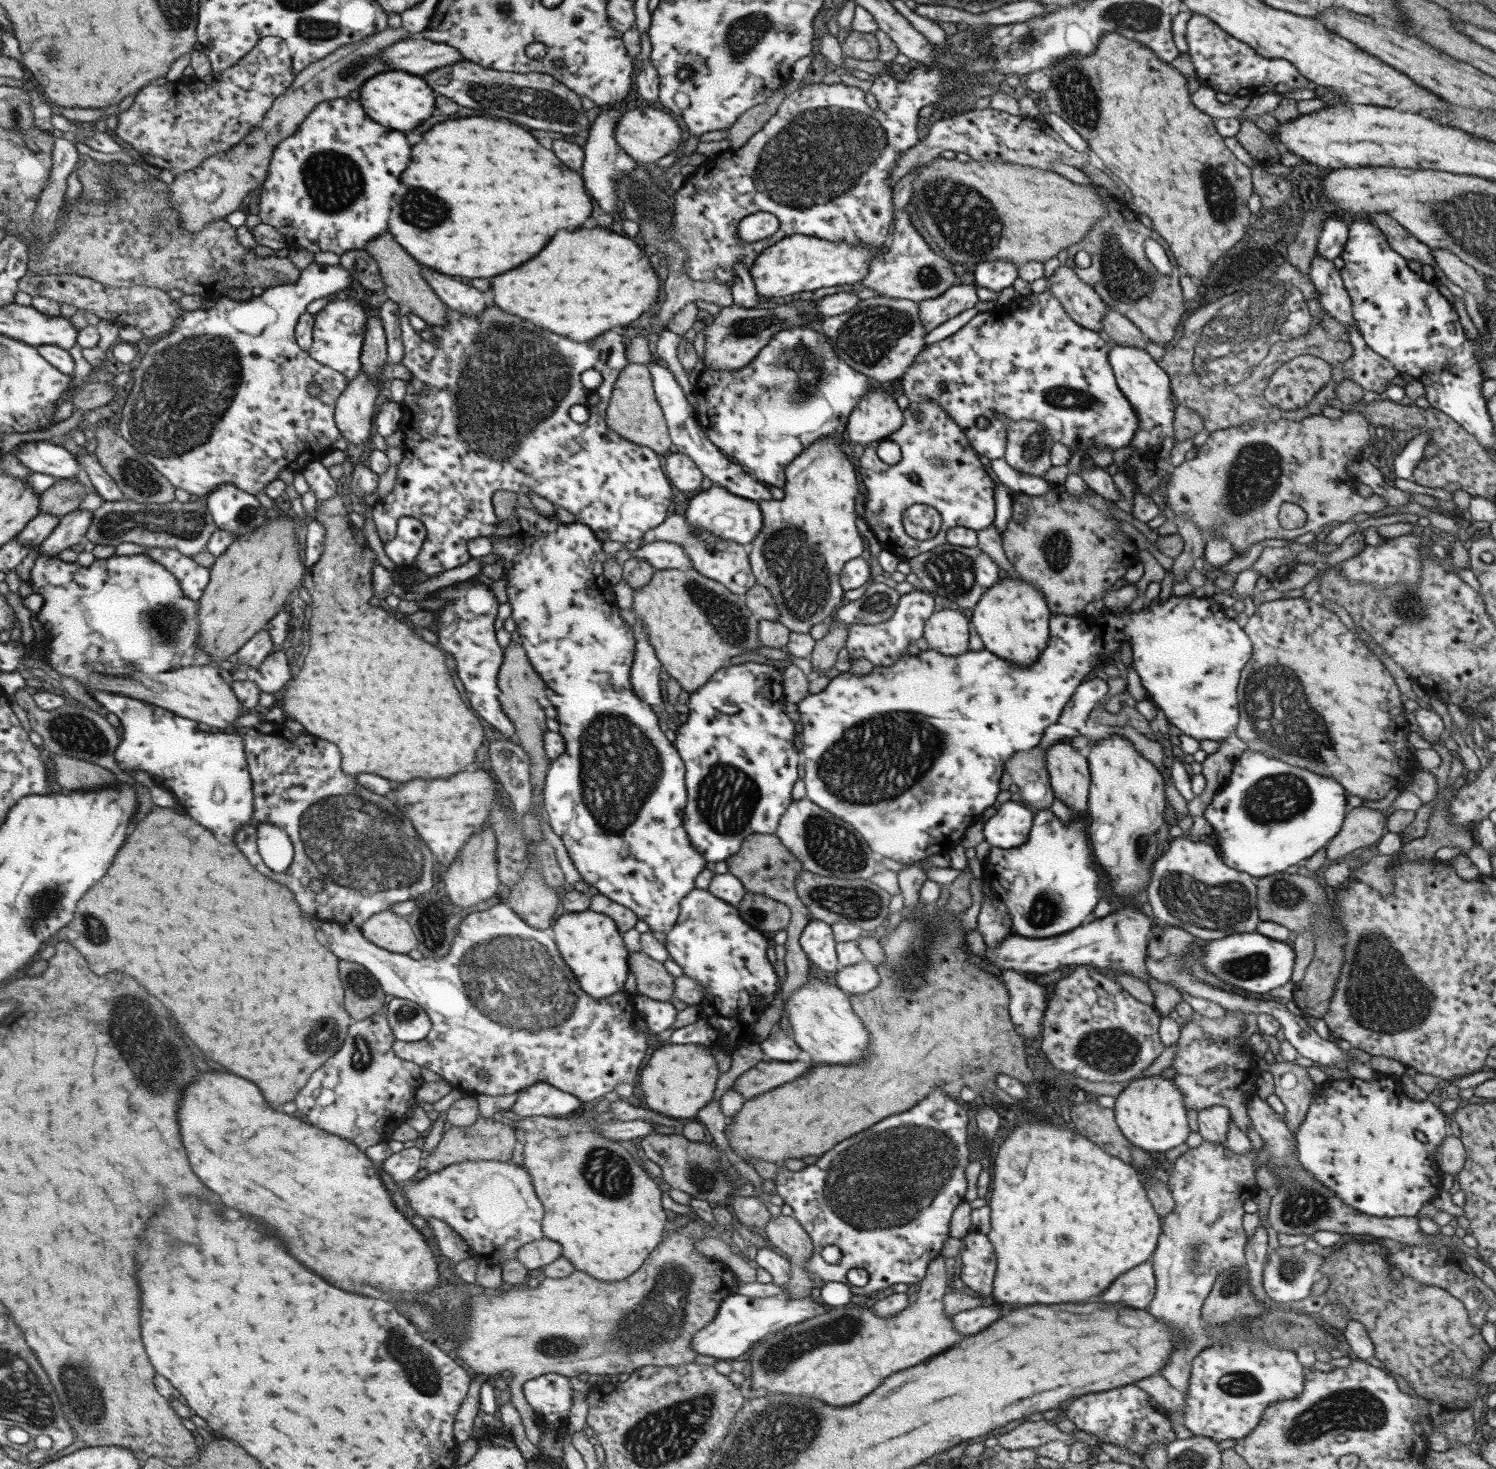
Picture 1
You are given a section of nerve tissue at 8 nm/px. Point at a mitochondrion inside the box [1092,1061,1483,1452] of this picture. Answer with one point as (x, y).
(1353, 1408)

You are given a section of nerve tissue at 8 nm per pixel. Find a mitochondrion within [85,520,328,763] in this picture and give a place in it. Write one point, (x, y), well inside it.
(167, 624)

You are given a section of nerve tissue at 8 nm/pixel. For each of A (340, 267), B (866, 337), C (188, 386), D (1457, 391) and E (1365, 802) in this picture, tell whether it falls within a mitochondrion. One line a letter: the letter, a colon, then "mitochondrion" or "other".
A: other
B: mitochondrion
C: mitochondrion
D: other
E: other

